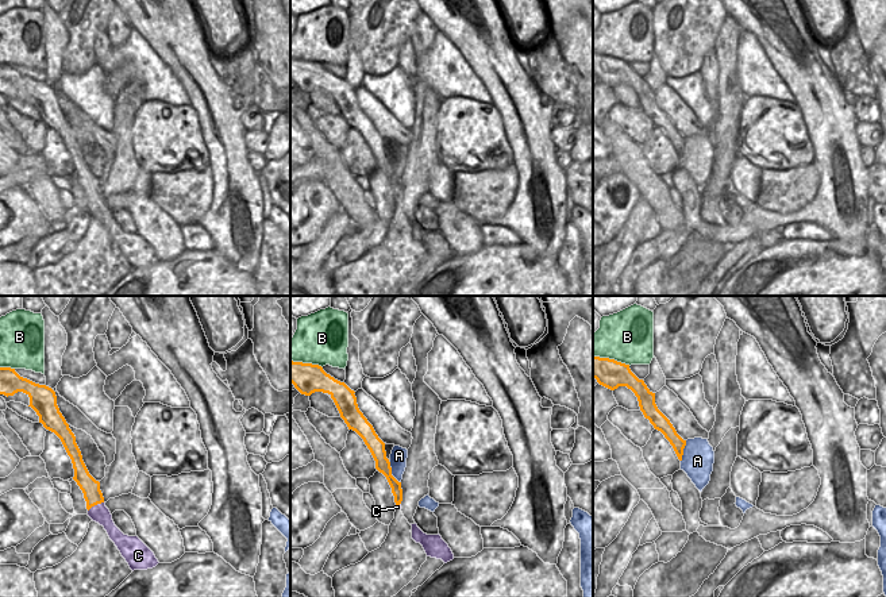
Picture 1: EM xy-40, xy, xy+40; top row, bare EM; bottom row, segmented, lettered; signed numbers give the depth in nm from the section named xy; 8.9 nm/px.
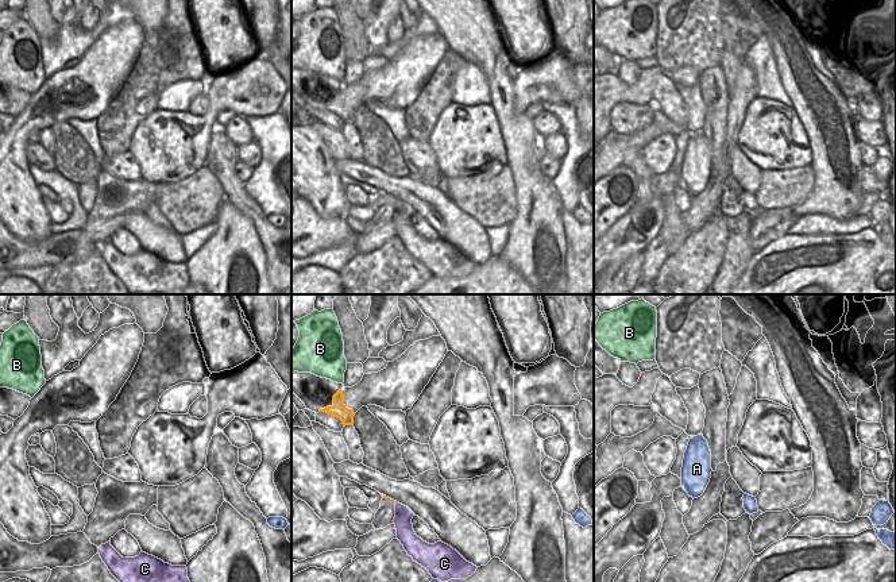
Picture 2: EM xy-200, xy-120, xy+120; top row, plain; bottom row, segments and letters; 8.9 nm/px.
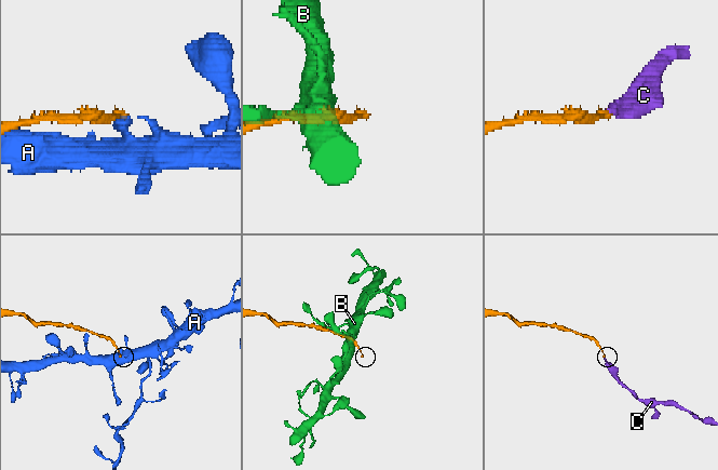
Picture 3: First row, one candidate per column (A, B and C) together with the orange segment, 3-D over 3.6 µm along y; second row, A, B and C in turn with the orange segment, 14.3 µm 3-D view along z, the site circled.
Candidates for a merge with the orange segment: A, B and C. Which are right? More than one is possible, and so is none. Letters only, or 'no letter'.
C

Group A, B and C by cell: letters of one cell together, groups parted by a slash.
A / B / C

